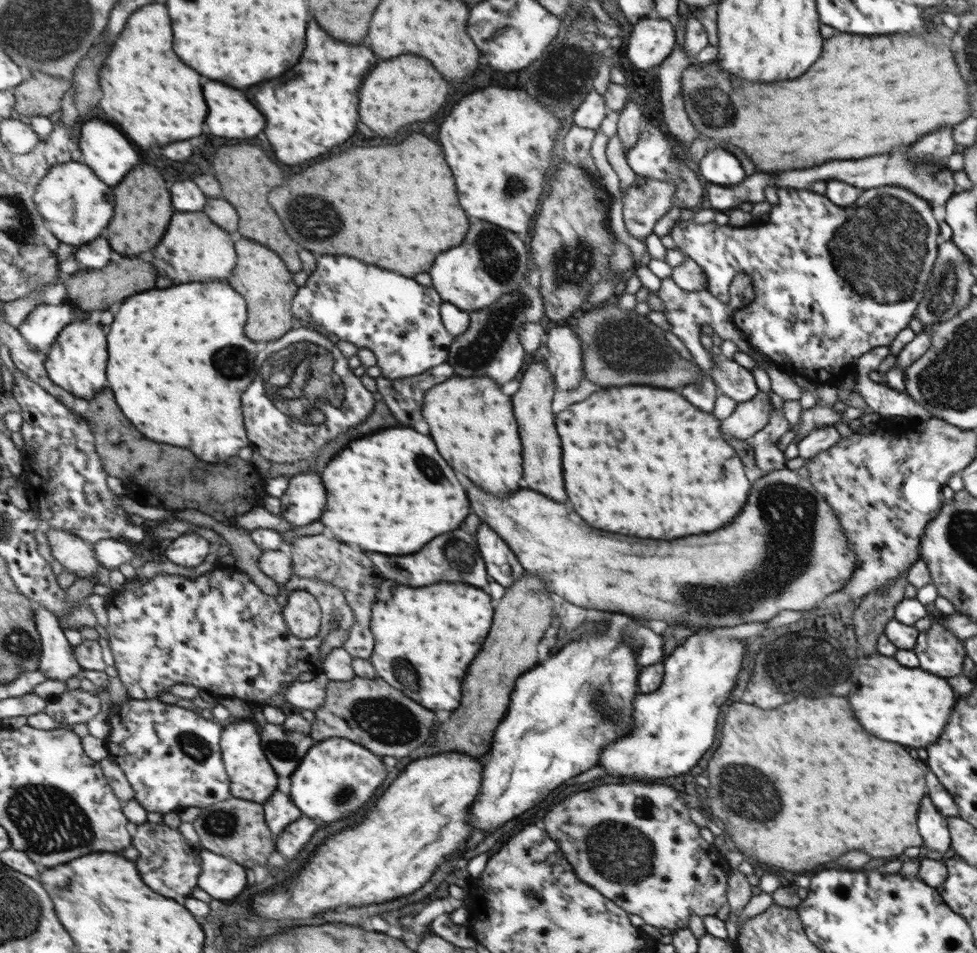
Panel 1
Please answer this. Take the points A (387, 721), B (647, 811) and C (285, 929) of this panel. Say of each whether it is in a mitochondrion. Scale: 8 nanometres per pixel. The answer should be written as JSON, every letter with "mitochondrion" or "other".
{"A":"mitochondrion","B":"mitochondrion","C":"other"}

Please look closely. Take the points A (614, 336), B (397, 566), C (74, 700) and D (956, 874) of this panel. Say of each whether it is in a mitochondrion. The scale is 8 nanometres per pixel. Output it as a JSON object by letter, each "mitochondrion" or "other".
{"A":"mitochondrion","B":"other","C":"other","D":"other"}

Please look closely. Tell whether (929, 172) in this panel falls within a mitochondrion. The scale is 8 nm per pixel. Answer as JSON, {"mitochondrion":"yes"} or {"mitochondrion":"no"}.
{"mitochondrion":"yes"}

